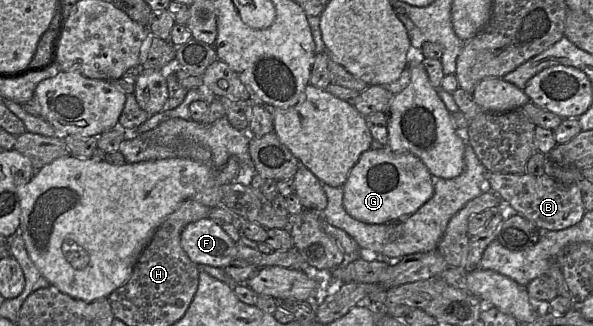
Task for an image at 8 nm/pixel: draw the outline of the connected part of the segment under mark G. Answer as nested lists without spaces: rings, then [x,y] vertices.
[[[389,147],[365,151],[342,187],[346,212],[369,224],[401,221],[417,212],[434,194],[433,176],[423,161],[412,153],[394,153]]]

